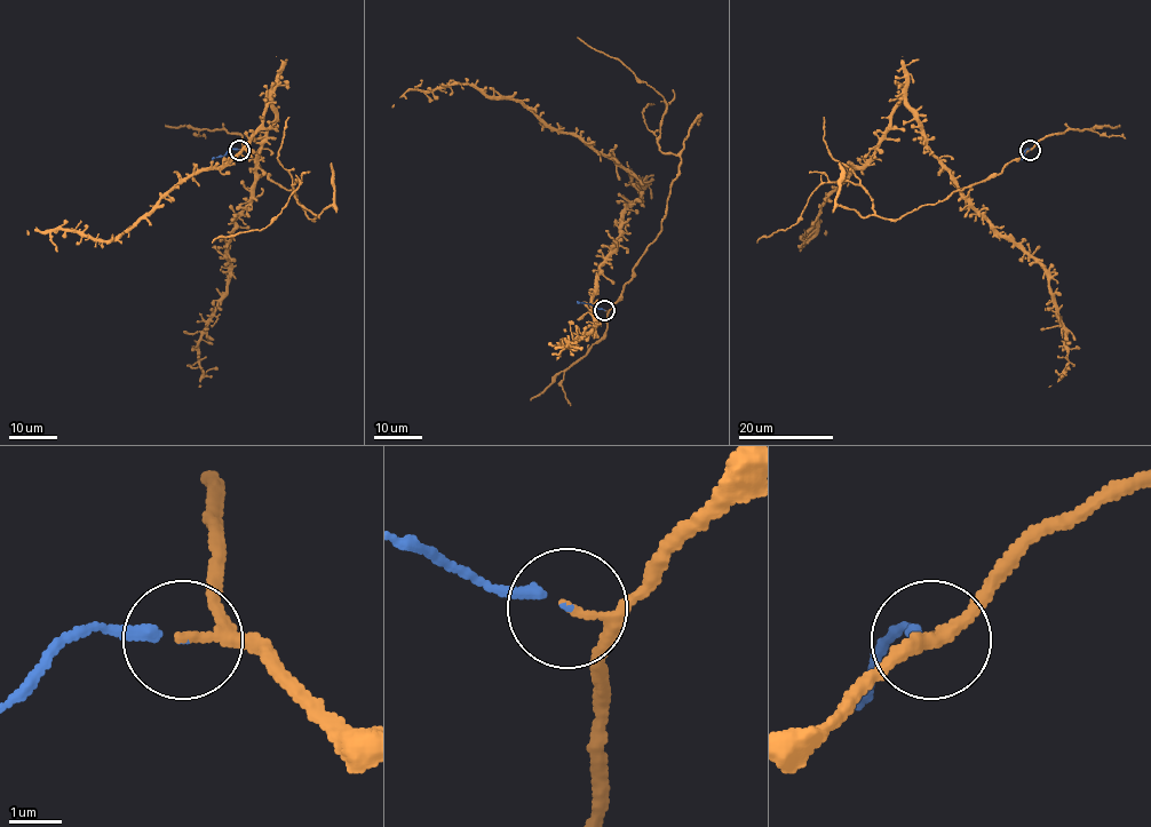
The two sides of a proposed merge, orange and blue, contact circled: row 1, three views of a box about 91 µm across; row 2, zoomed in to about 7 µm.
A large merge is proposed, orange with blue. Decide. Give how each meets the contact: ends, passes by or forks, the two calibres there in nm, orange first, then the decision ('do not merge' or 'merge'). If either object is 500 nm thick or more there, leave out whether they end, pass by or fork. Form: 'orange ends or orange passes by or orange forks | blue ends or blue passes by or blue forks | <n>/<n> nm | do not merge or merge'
orange passes by | blue ends | 130/190 nm | merge

